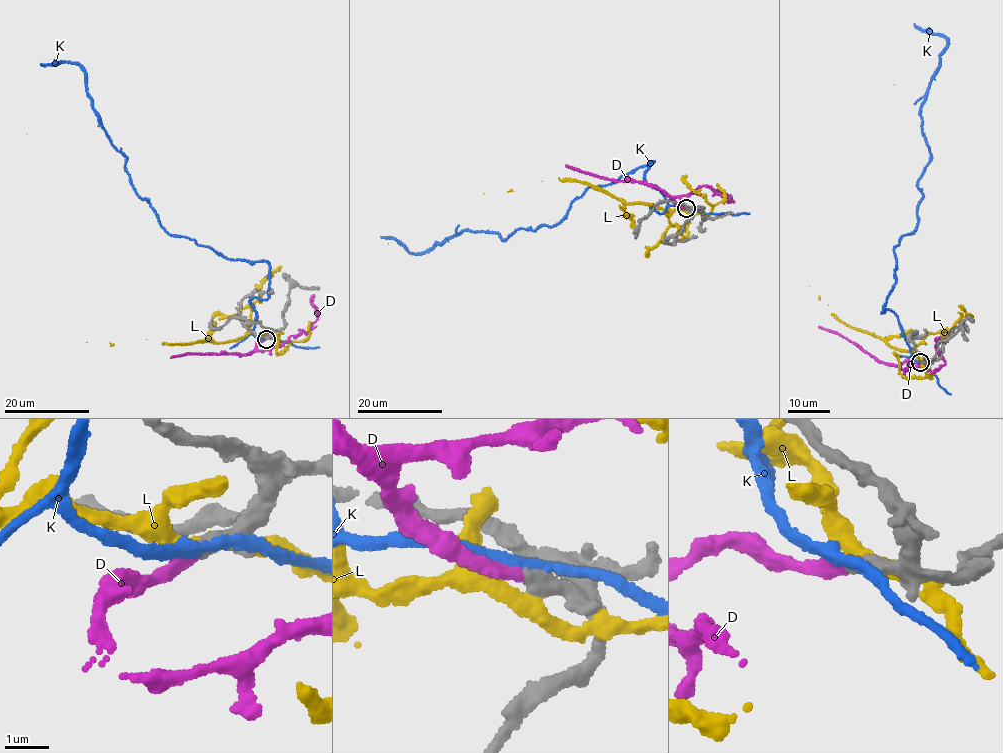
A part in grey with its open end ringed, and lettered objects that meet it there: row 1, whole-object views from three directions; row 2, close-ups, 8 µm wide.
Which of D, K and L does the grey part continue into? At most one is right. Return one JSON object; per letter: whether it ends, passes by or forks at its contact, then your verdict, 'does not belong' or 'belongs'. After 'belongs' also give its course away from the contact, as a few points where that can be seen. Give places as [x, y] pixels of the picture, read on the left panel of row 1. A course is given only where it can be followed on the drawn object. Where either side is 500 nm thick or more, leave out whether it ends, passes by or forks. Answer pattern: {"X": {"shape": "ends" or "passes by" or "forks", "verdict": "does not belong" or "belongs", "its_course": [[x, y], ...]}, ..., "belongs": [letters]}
{"D": {"shape": "ends", "verdict": "belongs", "its_course": [[265, 338], [243, 355], [193, 353], [170, 357]]}, "K": {"shape": "passes by", "verdict": "does not belong"}, "L": {"shape": "passes by", "verdict": "does not belong"}, "belongs": ["D"]}

